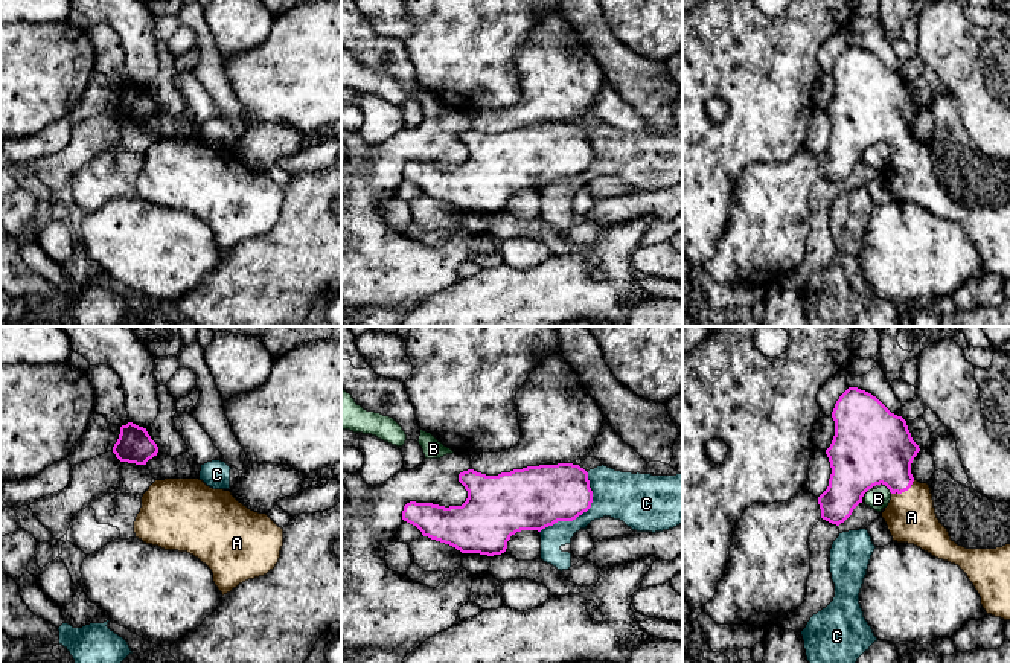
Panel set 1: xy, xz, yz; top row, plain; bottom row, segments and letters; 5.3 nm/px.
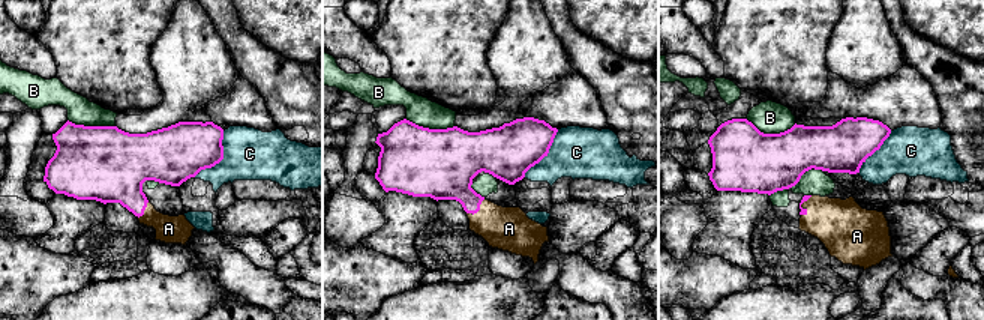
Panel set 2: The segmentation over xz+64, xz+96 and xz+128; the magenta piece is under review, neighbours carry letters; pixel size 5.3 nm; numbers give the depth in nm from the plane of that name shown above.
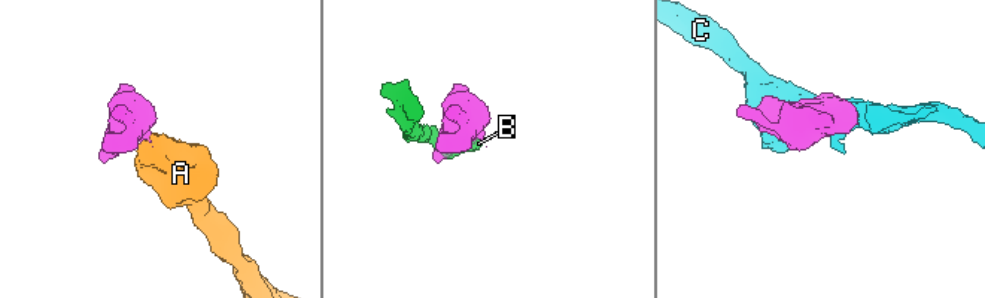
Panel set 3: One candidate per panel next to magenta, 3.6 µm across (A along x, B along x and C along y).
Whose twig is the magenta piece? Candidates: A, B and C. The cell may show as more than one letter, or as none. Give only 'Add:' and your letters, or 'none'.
Add: A

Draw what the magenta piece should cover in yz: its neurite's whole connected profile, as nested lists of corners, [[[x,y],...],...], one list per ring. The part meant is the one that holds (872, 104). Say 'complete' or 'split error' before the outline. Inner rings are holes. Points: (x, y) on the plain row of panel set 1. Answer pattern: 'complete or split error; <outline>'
split error; [[[849,46],[839,55],[832,76],[835,94],[826,108],[832,133],[827,148],[818,155],[821,177],[839,184],[862,162],[868,148],[885,143],[891,159],[882,177],[893,200],[914,203],[938,218],[958,224],[978,250],[986,271],[1010,279],[1010,203],[996,207],[966,207],[951,198],[948,187],[937,177],[929,143],[917,140],[911,133],[911,122],[920,107],[913,99],[906,79],[858,46]]]

